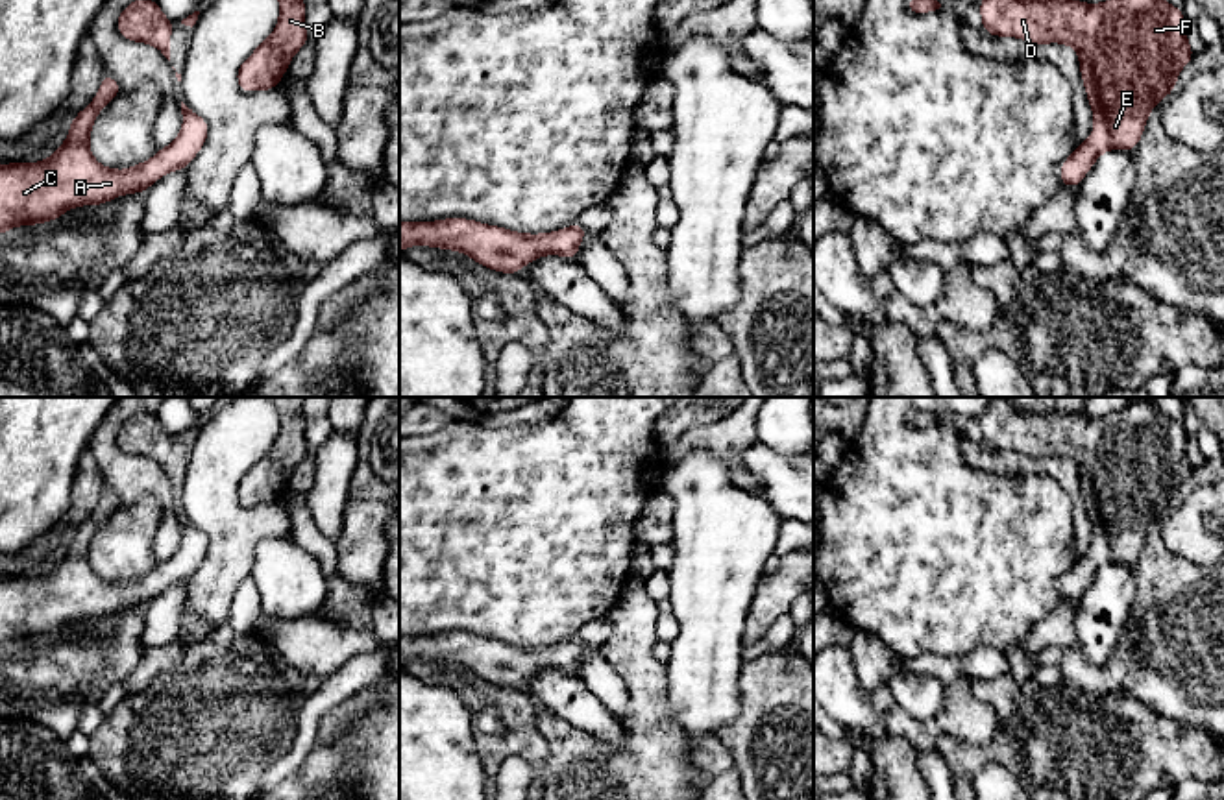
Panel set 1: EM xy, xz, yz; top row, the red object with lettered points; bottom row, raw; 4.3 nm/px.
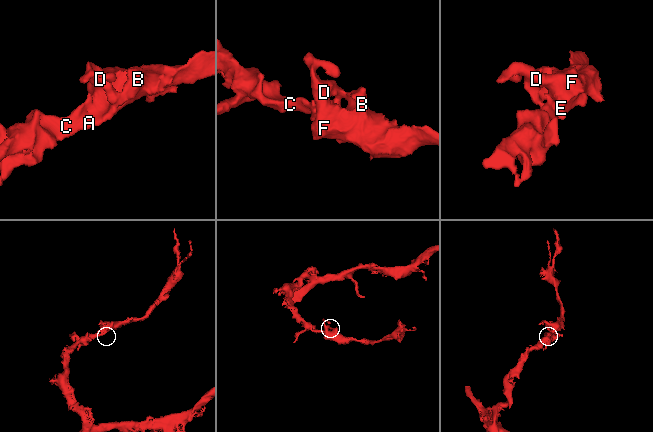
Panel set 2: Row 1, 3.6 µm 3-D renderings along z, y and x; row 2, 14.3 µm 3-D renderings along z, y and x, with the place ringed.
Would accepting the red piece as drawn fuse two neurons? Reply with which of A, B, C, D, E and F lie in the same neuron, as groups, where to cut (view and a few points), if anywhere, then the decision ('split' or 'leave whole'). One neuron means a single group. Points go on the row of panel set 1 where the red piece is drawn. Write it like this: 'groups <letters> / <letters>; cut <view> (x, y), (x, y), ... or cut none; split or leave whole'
groups A B C D E F; cut none; leave whole

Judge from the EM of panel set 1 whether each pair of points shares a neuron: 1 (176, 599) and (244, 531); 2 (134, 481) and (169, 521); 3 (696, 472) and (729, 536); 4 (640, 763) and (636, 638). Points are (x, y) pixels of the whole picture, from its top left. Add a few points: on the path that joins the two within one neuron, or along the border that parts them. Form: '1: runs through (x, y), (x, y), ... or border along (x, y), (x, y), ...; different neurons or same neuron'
1: border along (185, 582), (187, 601); different neurons
2: runs through (148, 481), (169, 499), (169, 507); same neuron
3: runs through (701, 488), (714, 520); same neuron
4: runs through (644, 732), (644, 675), (640, 669); same neuron

